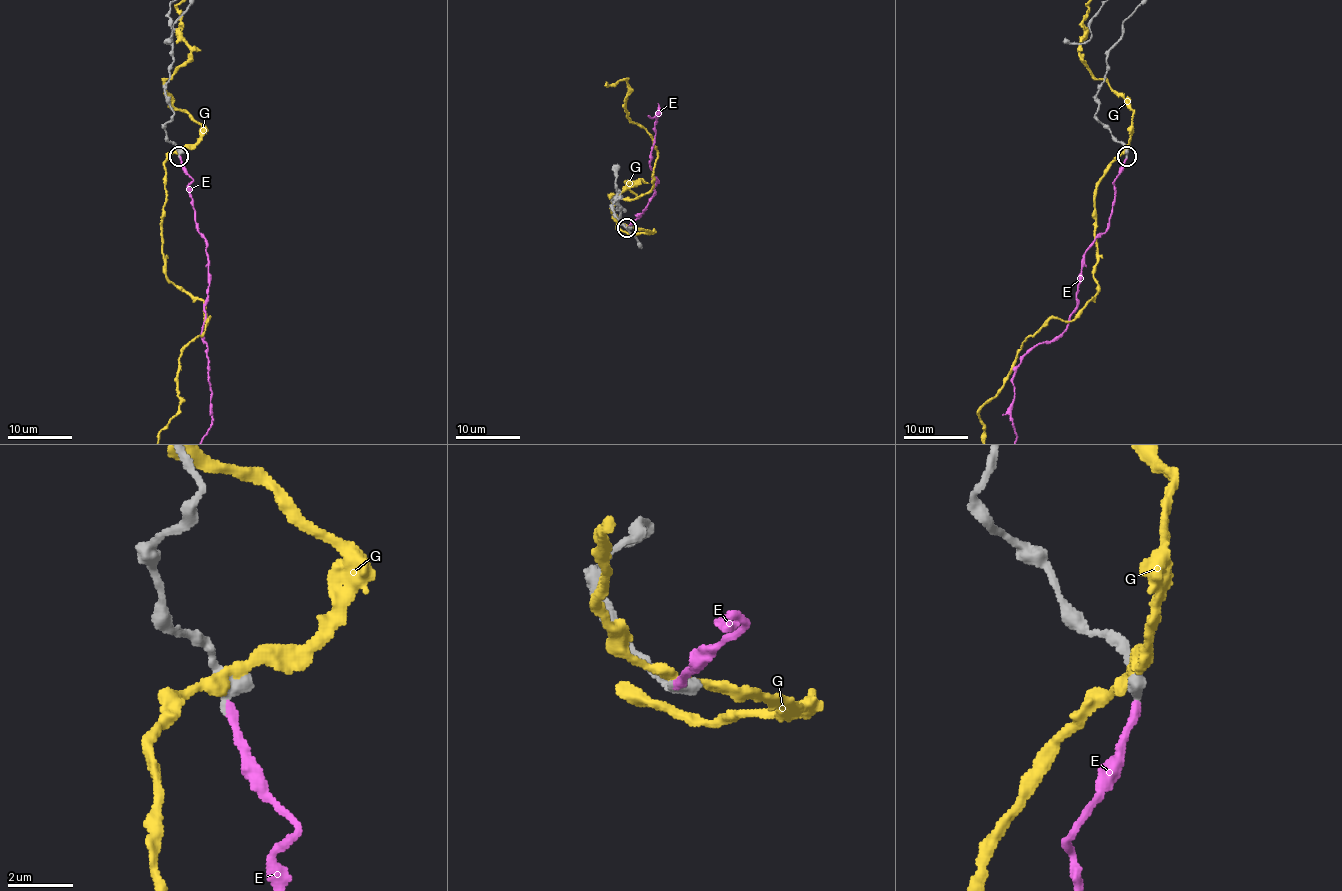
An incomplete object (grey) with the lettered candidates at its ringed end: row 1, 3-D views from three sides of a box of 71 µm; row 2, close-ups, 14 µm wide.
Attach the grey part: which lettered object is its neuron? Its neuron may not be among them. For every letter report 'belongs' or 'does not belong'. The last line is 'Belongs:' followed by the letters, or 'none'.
E: belongs
G: does not belong
Belongs: E

